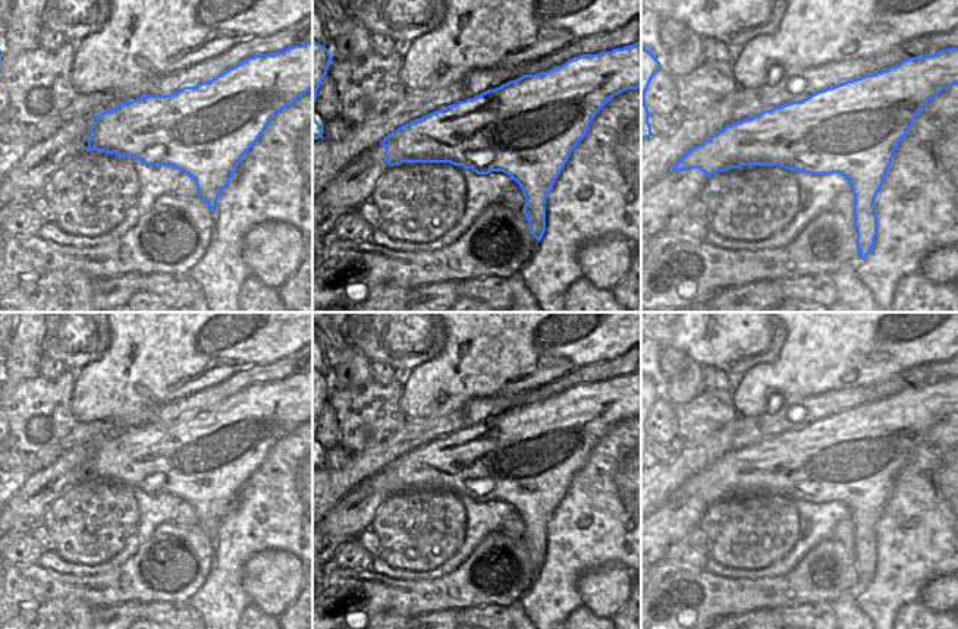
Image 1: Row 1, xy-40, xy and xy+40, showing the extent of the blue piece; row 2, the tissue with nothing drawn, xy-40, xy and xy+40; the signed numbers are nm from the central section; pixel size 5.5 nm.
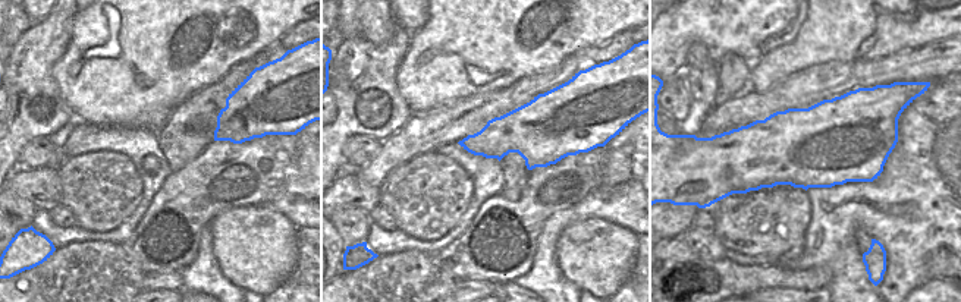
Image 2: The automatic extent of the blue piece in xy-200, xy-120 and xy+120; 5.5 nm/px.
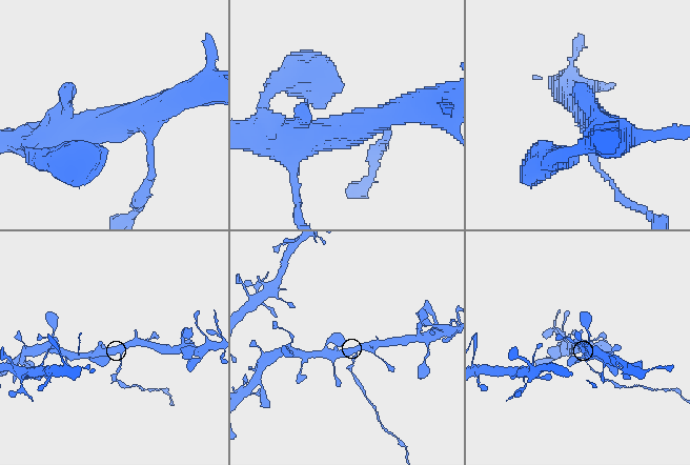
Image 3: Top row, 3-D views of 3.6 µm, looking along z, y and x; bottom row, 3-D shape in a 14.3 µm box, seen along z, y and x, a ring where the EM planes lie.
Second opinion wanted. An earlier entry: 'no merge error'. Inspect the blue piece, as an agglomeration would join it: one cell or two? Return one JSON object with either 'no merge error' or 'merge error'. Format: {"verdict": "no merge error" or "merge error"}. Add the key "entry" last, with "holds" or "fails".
{"verdict": "merge error", "entry": "fails"}

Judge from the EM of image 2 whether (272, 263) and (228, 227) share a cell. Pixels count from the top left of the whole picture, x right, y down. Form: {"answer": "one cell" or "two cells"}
{"answer": "one cell"}

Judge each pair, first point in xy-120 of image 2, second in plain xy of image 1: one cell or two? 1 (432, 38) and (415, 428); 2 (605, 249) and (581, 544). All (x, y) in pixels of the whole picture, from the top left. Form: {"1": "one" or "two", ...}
{"1": "two", "2": "two"}

